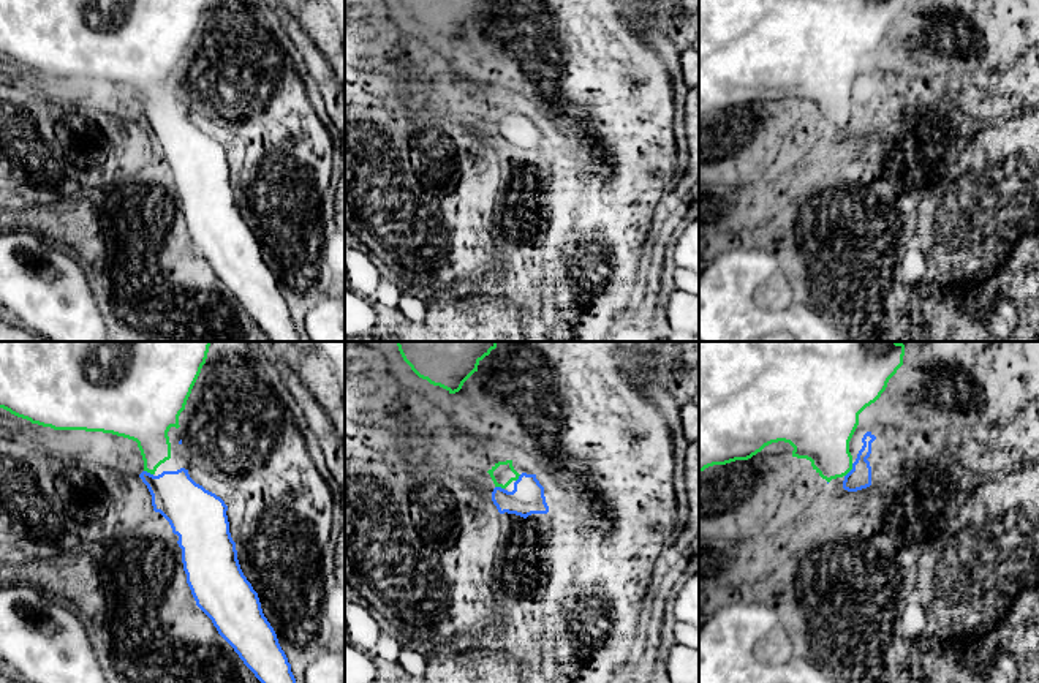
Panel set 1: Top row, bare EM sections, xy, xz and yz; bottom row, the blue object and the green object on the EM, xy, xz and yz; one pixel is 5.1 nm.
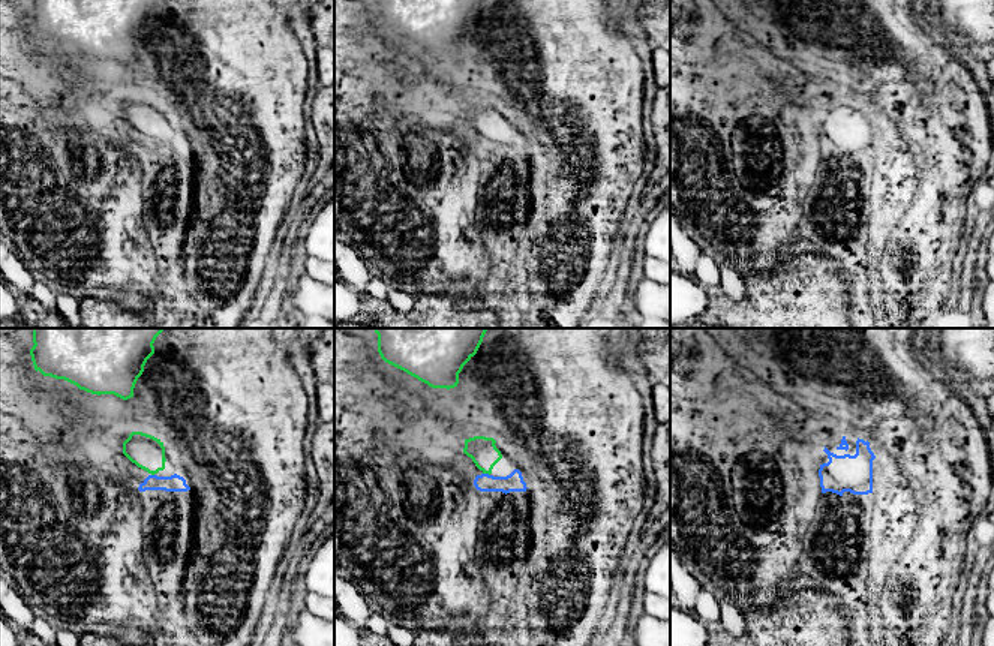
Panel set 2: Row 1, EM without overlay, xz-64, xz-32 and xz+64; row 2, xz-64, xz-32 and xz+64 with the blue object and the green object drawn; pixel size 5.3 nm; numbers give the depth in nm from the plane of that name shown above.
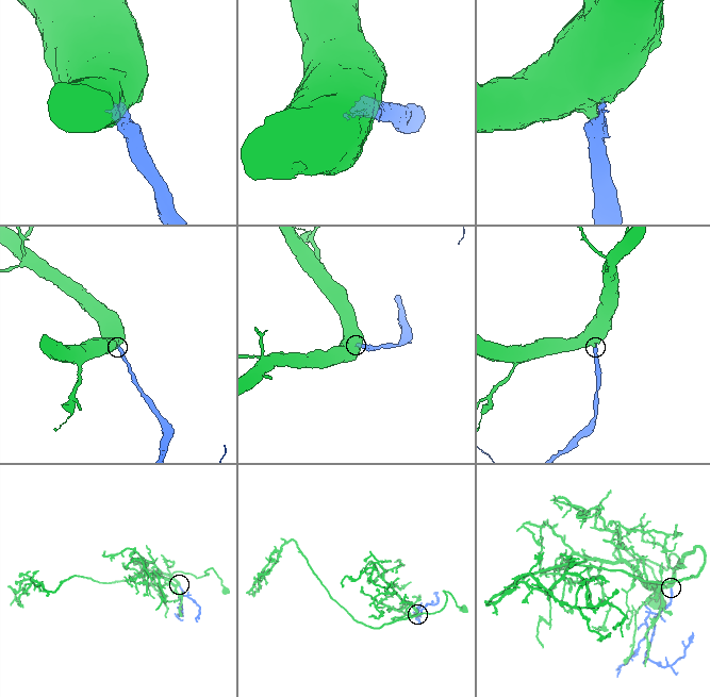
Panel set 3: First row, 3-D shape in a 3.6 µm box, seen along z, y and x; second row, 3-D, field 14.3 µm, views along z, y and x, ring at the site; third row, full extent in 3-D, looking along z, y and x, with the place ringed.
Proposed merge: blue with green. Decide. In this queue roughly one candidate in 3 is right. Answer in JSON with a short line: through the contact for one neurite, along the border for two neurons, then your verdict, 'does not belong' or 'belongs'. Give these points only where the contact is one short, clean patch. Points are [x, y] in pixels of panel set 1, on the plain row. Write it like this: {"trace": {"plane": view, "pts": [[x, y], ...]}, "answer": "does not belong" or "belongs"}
{"trace": {"plane": "yz", "pts": [[859, 124], [851, 116], [826, 90], [819, 78]]}, "answer": "belongs"}

